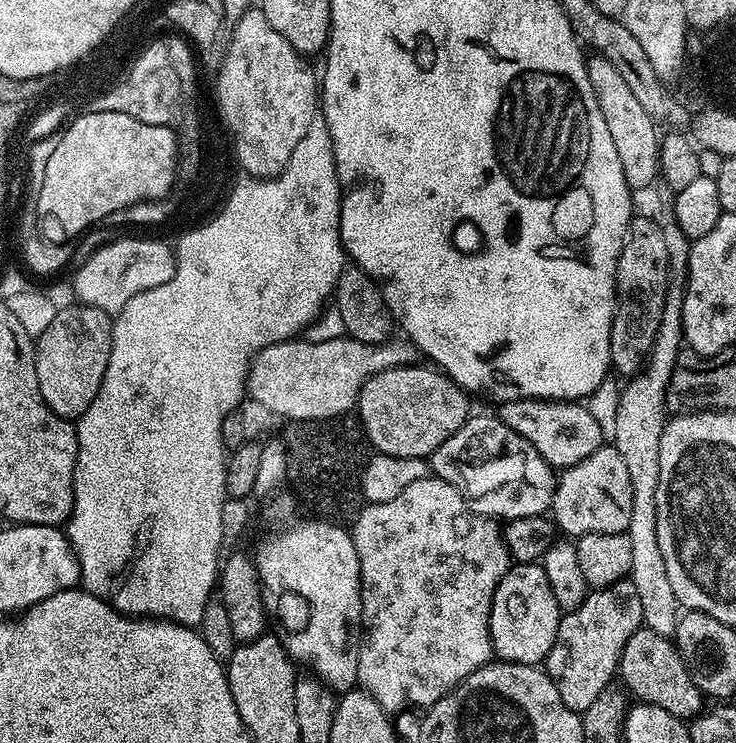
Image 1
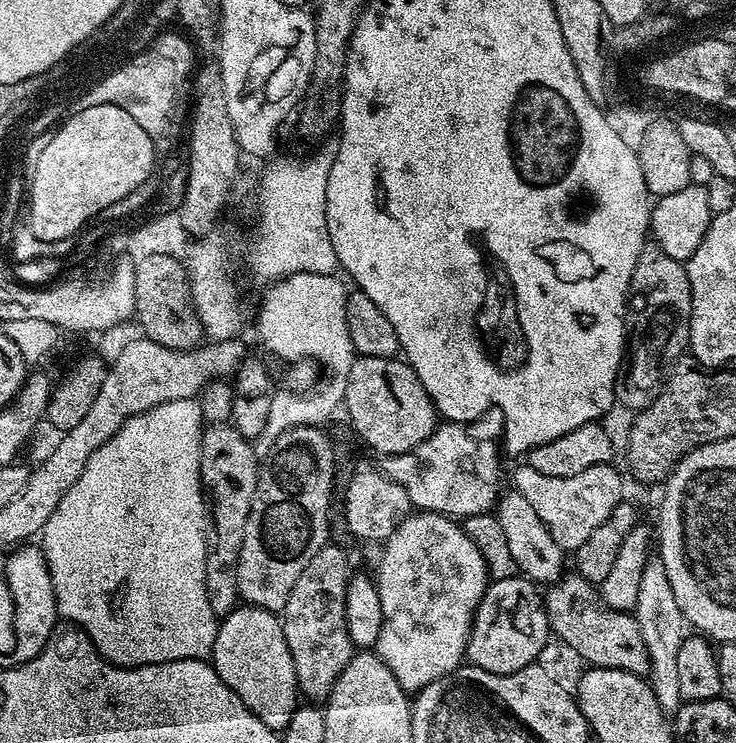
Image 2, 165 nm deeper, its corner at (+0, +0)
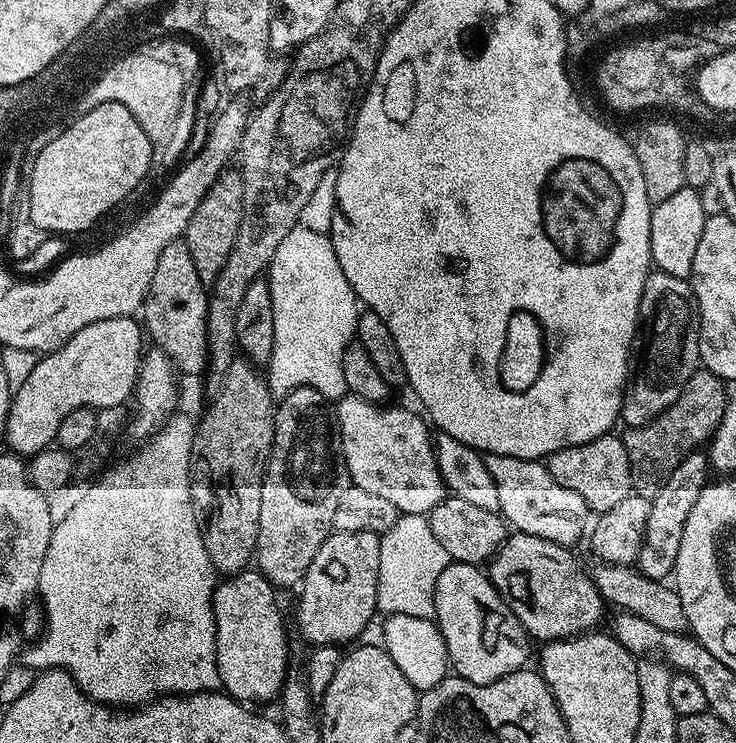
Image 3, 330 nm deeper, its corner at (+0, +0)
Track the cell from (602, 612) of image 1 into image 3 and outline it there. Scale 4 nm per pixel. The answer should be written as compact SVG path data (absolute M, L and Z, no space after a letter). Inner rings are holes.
M694 451L682 458L682 462L678 462L678 470L674 470L674 474L666 478L662 490L651 497L650 518L646 518L644 545L640 547L638 559L640 572L646 574L646 578L664 582L675 573L678 546L682 546L682 530L686 530L686 518L690 518L690 510L694 502L698 502L698 494L709 483L708 472L710 473L709 457L703 451Z

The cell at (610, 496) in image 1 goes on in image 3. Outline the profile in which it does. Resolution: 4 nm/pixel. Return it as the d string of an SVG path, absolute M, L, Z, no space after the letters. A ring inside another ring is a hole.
M488 456L486 463L490 478L494 478L494 486L498 486L499 513L515 531L534 534L538 538L546 538L550 542L565 546L576 546L583 536L585 539L590 528L590 509L587 502L582 494L574 494L574 490L566 490L566 486L554 482L543 463L513 456Z

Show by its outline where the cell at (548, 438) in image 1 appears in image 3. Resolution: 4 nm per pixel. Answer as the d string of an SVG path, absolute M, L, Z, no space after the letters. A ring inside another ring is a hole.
M619 435L599 436L585 444L563 448L547 457L548 473L566 490L574 490L574 494L582 494L589 509L599 514L618 506L622 498L633 495L630 462L626 458L623 439Z

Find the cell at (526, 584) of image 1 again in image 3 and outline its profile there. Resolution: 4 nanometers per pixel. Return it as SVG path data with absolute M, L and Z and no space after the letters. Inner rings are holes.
M448 563L446 570L438 574L438 582L434 586L434 606L436 607L434 619L446 642L451 671L461 676L463 680L475 684L489 684L506 674L519 672L529 663L530 637L525 632L522 622L518 622L518 618L508 608L507 602L498 594L483 567L475 564Z

